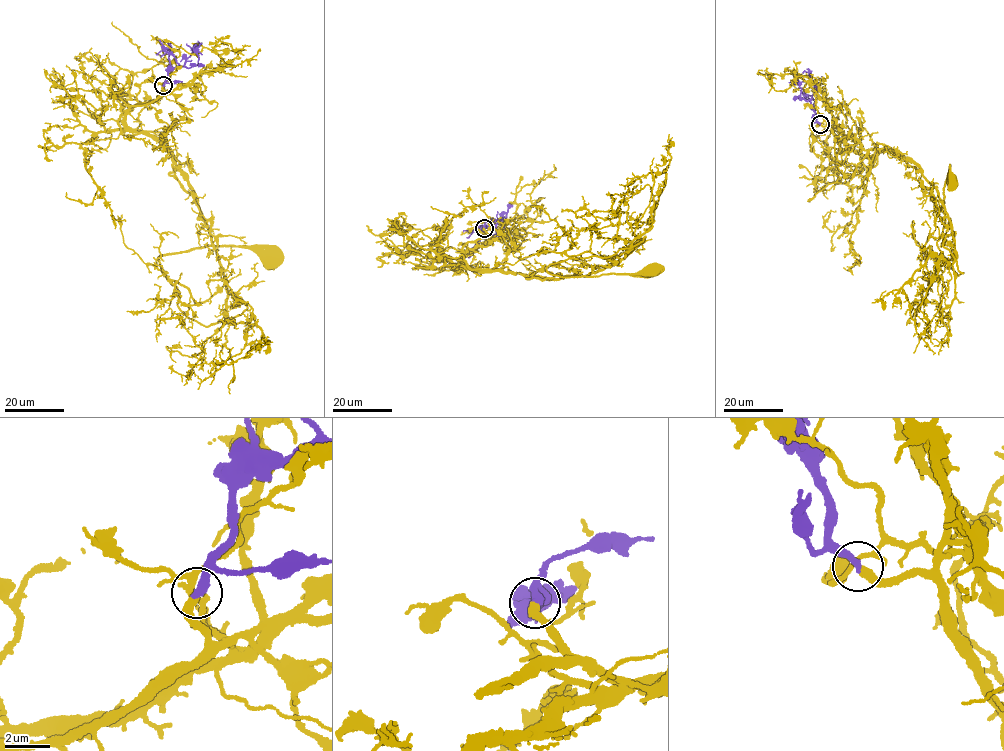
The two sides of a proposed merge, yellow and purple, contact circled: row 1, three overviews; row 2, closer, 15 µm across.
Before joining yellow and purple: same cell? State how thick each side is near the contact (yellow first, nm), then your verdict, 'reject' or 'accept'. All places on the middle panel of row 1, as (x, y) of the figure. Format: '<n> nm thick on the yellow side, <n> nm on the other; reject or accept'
320 nm thick on the yellow side, 320 nm on the other; accept

